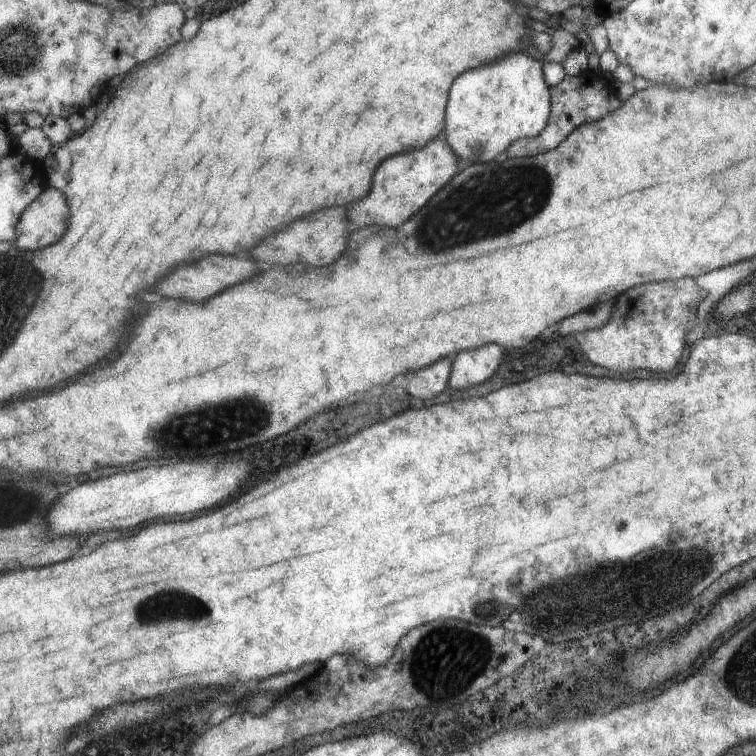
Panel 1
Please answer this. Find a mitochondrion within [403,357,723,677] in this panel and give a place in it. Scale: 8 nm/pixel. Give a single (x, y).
(542, 600)

